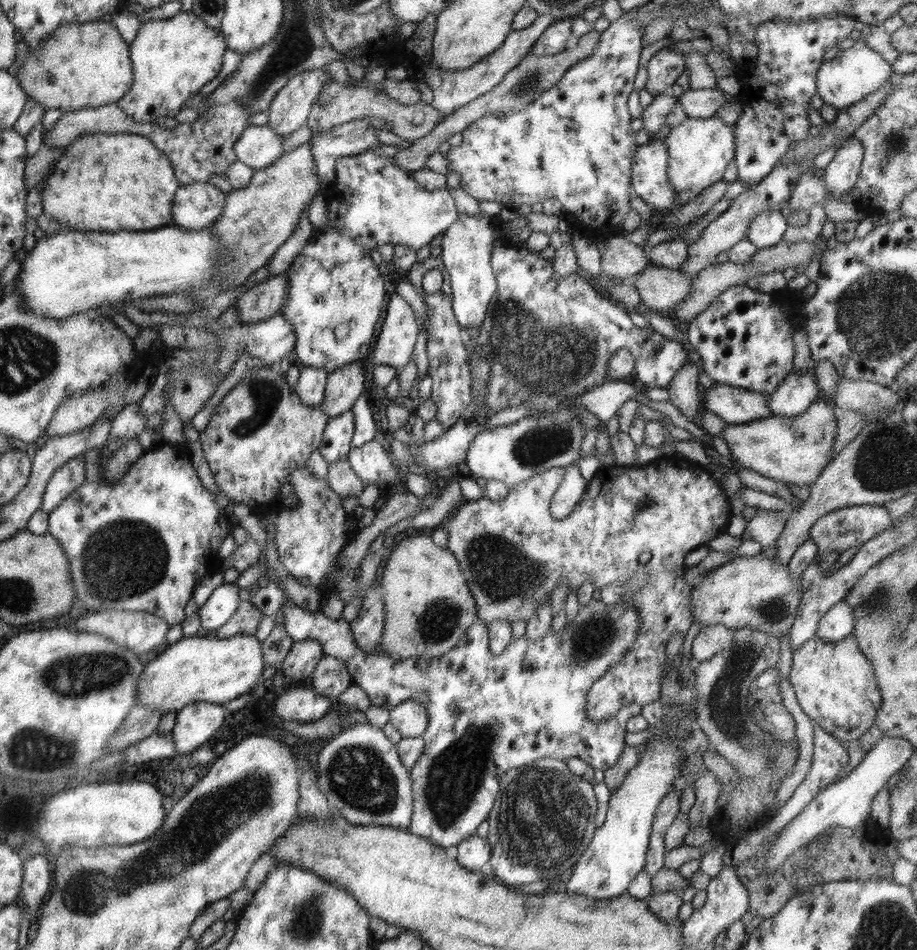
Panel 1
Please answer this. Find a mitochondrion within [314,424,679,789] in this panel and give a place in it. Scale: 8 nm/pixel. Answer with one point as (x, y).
(500, 570)

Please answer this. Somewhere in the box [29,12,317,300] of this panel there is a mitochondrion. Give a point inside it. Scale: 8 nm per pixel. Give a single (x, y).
(47, 76)

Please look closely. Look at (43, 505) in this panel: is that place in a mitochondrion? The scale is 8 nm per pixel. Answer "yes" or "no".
no

